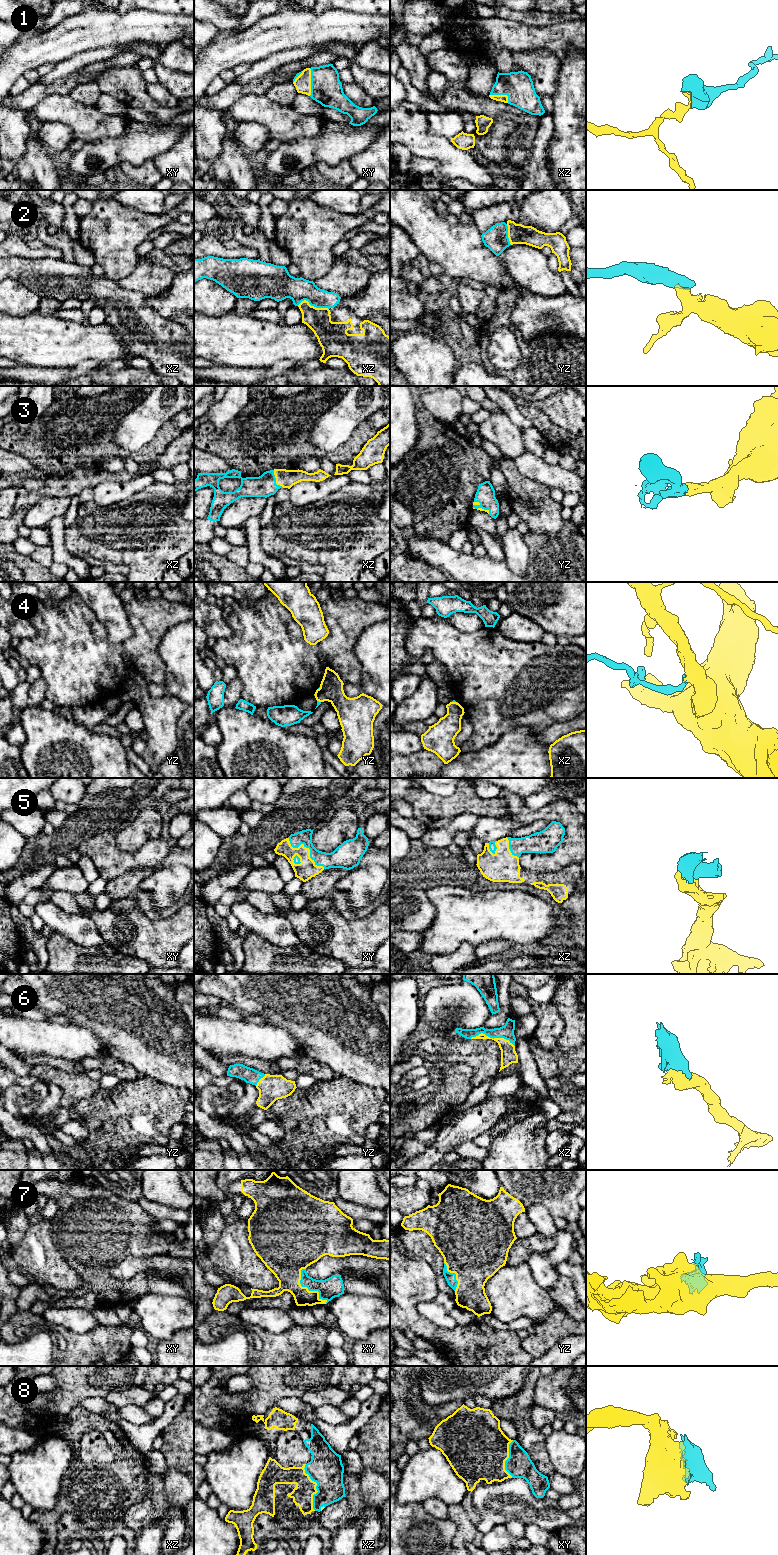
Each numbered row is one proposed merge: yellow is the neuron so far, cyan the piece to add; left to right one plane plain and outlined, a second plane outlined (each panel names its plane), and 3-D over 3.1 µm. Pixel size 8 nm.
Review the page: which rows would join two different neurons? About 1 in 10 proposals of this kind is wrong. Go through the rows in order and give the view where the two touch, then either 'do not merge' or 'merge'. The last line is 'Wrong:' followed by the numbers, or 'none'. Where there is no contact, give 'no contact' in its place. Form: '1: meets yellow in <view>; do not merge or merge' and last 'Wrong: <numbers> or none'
1: meets yellow in xy; merge
2: meets yellow in xz; merge
3: meets yellow in xz; merge
4: meets yellow in xz; merge
5: meets yellow in xy; merge
6: meets yellow in xz; merge
7: meets yellow in xy; merge
8: meets yellow in xz; merge
Wrong: none

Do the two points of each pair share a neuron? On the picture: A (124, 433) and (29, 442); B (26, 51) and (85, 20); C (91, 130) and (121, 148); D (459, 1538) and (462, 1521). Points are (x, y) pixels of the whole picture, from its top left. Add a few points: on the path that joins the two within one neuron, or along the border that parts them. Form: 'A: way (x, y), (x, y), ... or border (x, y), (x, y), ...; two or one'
A: border (126, 414), (115, 429), (114, 441), (130, 451); two
B: way (41, 49), (61, 43), (70, 35); one
C: border (123, 134), (117, 137), (103, 137), (86, 143); two
D: way (462, 1534), (462, 1525); one

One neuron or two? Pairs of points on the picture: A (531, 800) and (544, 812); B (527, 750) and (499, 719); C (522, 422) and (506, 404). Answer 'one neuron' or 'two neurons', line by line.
A: two neurons
B: two neurons
C: one neuron

